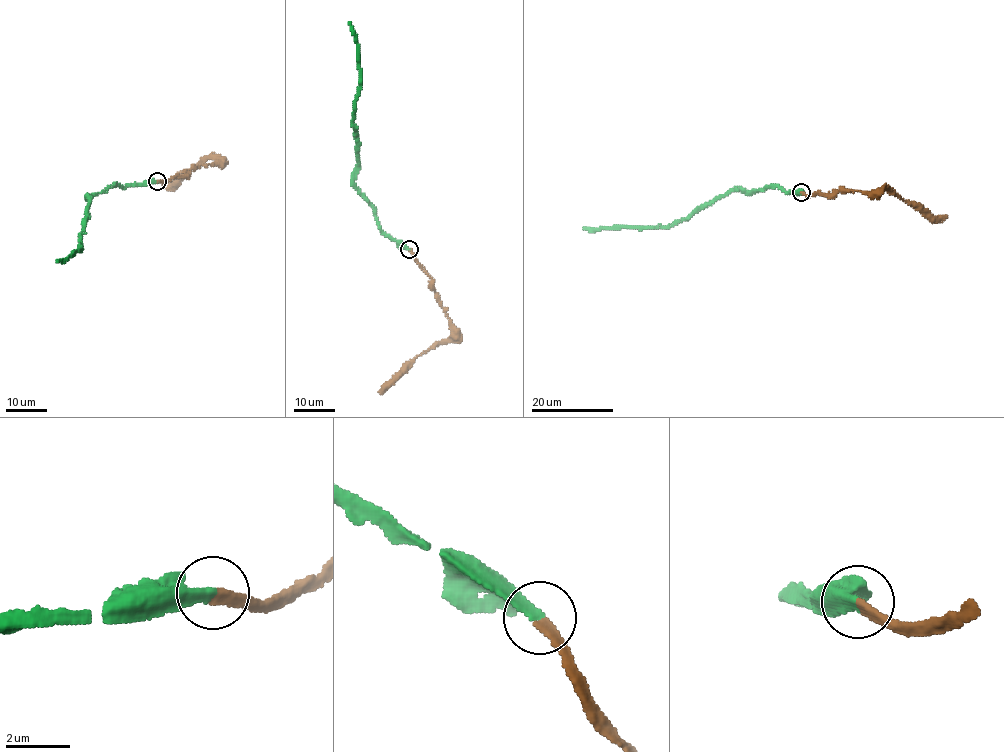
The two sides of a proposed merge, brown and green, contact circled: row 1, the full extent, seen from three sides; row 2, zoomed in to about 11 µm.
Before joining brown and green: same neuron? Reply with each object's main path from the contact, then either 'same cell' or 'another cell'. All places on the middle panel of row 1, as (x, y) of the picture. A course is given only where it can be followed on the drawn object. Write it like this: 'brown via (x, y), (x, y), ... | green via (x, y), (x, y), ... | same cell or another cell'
brown via (409, 249), (432, 279), (436, 298), (449, 319), (452, 336), (418, 356), (378, 392) | green via (409, 249), (380, 228), (373, 204), (354, 183), (357, 163), (354, 100), (360, 82), (358, 45), (348, 22) | same cell

